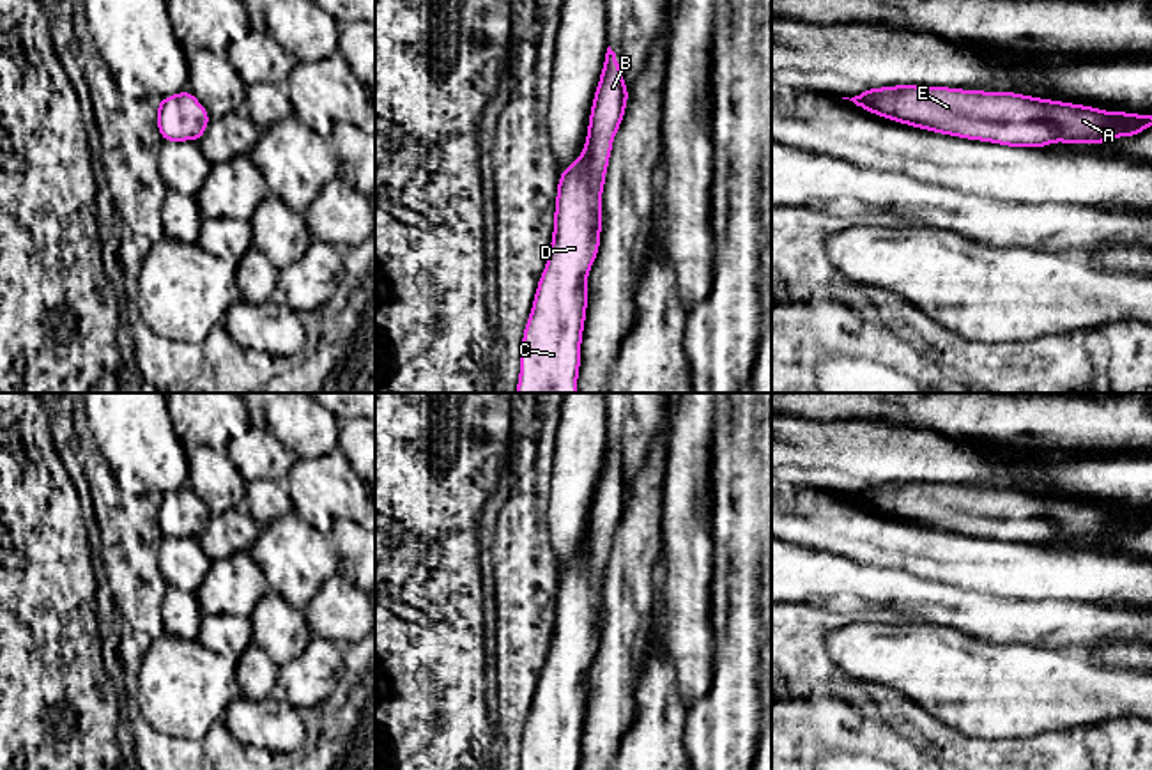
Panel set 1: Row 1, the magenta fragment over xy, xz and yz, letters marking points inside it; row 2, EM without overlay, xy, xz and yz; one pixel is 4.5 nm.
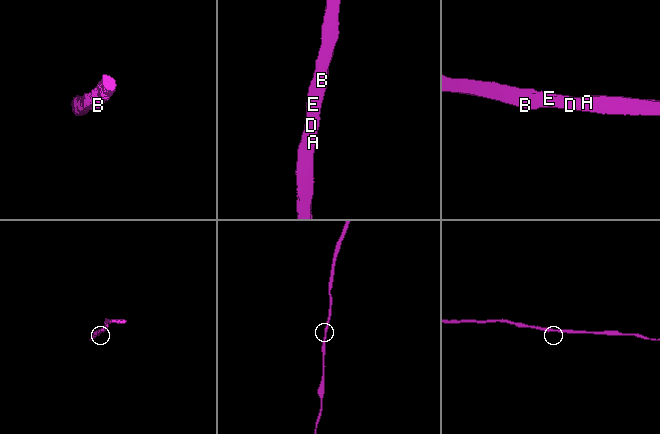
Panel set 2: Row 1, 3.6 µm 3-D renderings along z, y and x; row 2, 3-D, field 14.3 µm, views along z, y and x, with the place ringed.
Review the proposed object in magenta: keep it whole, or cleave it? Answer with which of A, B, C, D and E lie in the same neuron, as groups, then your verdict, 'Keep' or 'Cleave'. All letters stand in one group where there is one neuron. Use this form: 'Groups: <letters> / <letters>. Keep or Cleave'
Groups: A B C D E. Keep

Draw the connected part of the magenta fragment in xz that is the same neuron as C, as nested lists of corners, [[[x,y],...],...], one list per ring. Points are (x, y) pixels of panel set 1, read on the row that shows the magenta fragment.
[[[609,46],[580,161],[559,173],[552,246],[522,338],[517,393],[577,393],[586,278],[600,248],[602,189],[626,99],[628,89]]]

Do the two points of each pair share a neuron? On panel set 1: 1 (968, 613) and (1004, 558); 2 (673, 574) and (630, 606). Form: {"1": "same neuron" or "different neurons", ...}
{"1": "different neurons", "2": "different neurons"}

